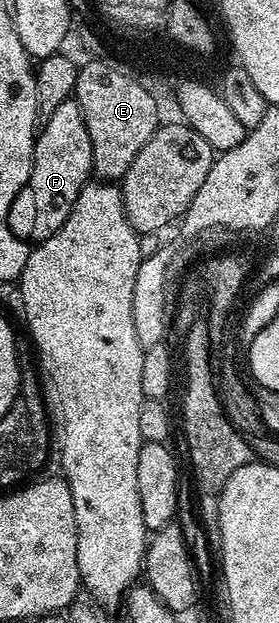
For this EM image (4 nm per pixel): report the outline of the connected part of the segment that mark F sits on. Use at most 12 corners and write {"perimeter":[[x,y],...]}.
{"perimeter":[[68,98],[34,141],[34,231],[51,235],[91,178],[92,141]]}

